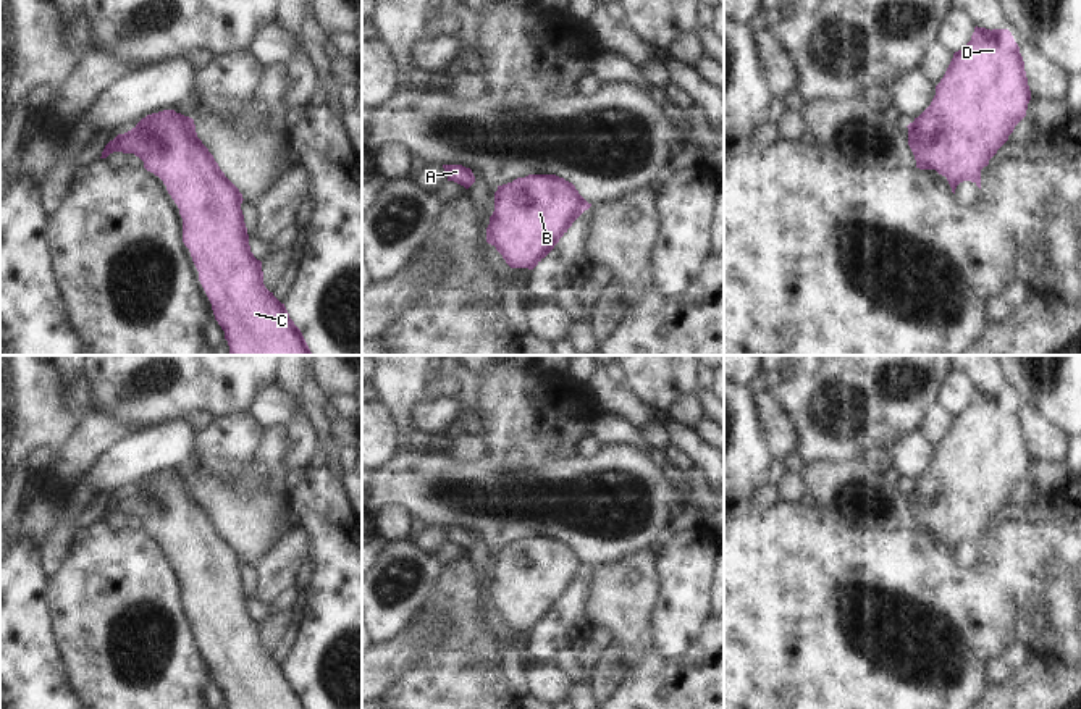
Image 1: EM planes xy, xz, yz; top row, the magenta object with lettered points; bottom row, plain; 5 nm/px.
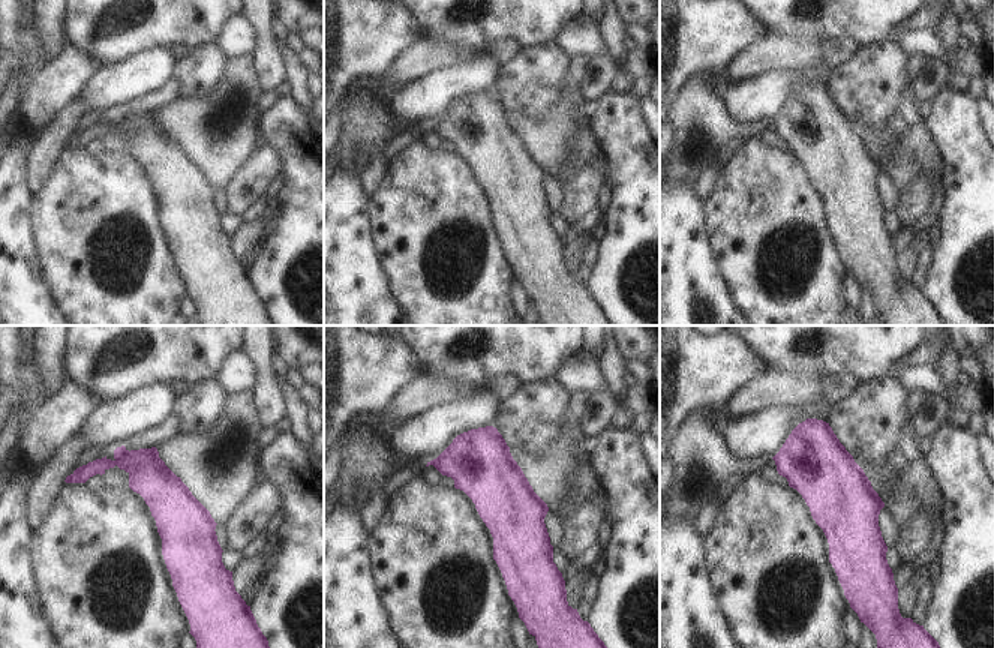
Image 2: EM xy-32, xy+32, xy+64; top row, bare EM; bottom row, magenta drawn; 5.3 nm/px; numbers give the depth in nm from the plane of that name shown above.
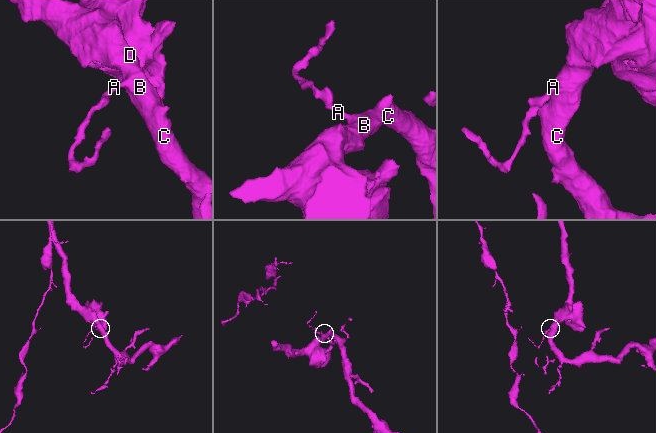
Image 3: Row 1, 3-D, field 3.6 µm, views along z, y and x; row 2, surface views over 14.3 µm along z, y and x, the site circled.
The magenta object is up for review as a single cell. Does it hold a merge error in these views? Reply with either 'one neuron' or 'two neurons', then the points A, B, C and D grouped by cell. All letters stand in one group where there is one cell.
one neuron | A B C D

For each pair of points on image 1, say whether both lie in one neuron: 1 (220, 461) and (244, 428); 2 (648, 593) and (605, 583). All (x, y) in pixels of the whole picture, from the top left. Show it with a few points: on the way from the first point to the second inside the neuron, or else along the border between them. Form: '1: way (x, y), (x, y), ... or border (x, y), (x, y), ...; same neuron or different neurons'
1: way (225, 453), (239, 436); same neuron
2: way (637, 593), (616, 593); same neuron

